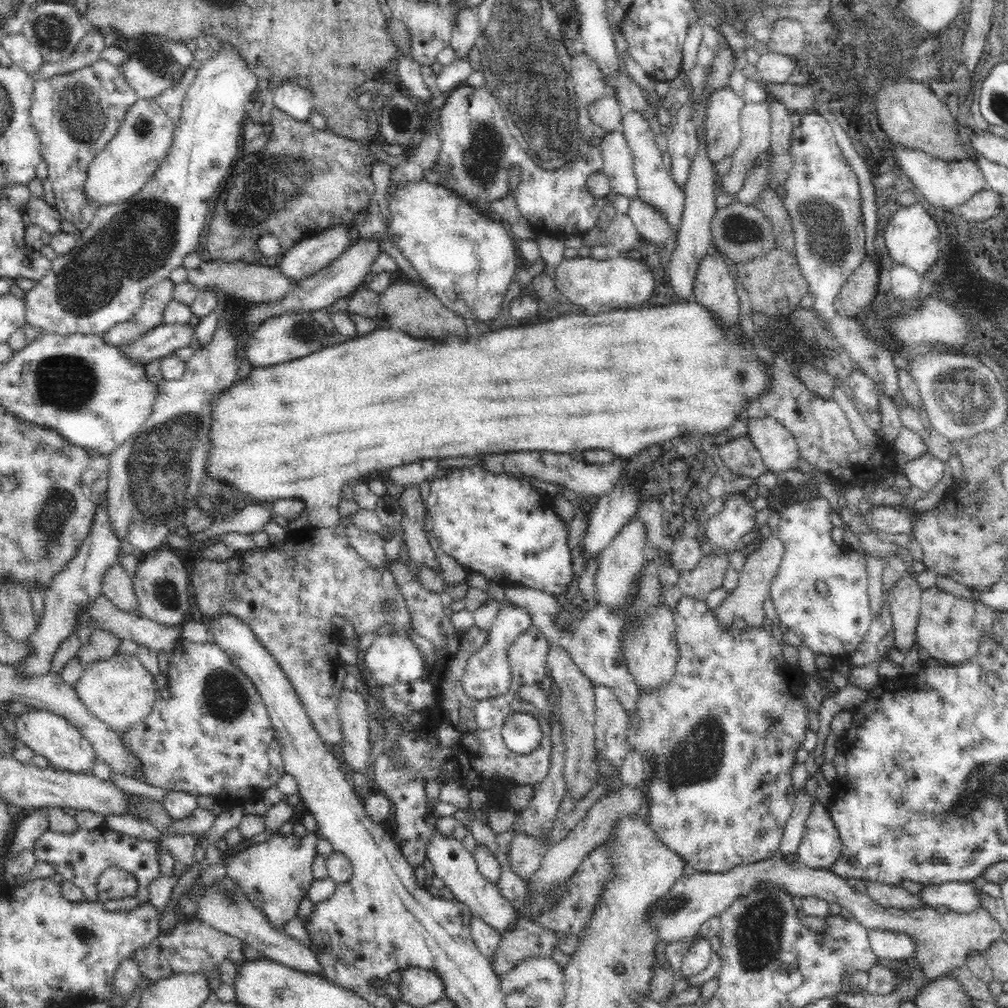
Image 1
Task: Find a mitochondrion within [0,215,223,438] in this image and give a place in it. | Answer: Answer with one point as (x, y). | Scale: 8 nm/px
(65, 381)

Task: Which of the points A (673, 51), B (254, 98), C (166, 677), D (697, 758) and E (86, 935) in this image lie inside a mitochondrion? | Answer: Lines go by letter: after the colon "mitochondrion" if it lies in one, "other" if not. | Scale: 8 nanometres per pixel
A: other
B: other
C: other
D: mitochondrion
E: mitochondrion

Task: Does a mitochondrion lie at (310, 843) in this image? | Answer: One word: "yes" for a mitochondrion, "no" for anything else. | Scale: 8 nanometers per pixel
no

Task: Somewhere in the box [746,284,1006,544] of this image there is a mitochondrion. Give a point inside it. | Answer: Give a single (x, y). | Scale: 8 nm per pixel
(963, 399)

